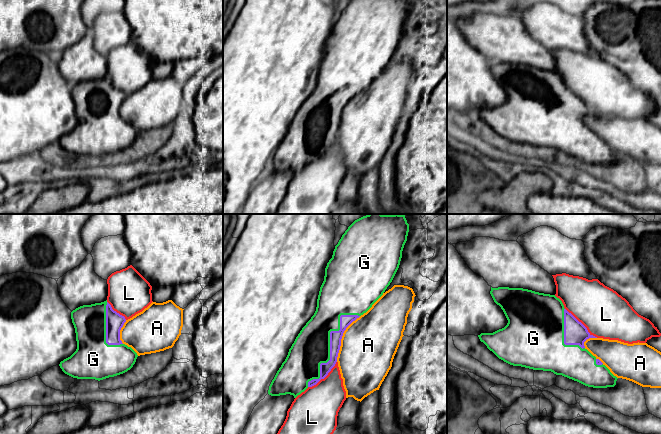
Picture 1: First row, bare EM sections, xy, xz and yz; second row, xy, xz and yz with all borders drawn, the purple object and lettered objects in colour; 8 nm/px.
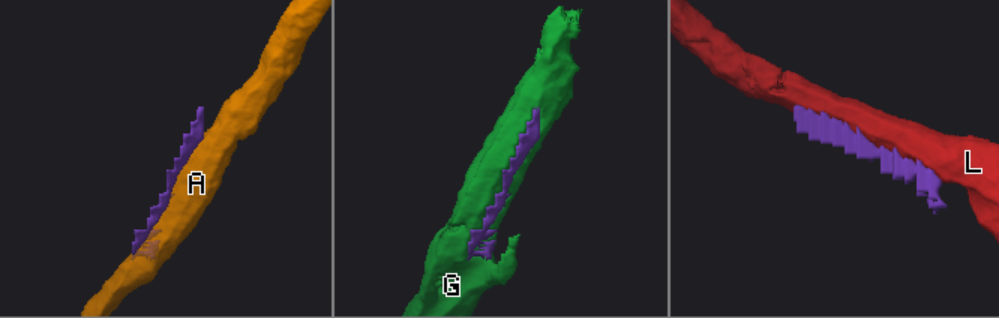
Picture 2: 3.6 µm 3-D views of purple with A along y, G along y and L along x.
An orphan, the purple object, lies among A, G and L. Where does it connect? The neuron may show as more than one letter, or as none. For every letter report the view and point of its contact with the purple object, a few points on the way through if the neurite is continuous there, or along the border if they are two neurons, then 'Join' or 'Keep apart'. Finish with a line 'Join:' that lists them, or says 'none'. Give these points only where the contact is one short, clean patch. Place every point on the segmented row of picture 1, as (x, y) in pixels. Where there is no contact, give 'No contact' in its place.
A: Touches purple at xz (341, 338). Keep apart
G: Touches purple at xz (330, 344). Join
L: Touches purple at yz (582, 324). Keep apart
Join: G

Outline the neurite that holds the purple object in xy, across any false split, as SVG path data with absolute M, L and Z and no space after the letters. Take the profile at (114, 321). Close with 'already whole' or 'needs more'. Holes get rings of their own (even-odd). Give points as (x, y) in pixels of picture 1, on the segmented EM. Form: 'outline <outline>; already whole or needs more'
outline M107 300L76 308L71 312L71 319L75 328L77 349L59 364L65 374L77 379L100 381L123 374L133 367L138 355L120 340L120 330L126 319L114 311Z; needs more

